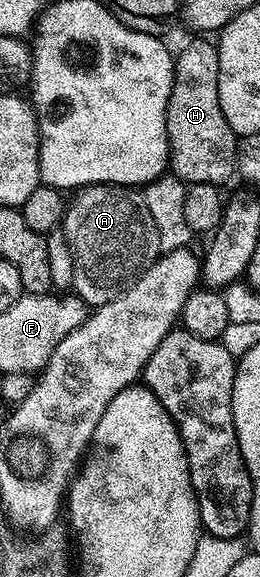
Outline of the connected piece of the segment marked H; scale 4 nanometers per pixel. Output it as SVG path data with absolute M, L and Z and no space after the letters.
M201 39L176 54L173 63L173 86L171 99L167 103L167 139L169 140L169 169L172 176L185 182L186 186L195 183L211 183L224 186L229 176L234 176L237 167L239 138L231 131L227 119L223 119L223 107L219 107L219 55L216 44L209 39Z

